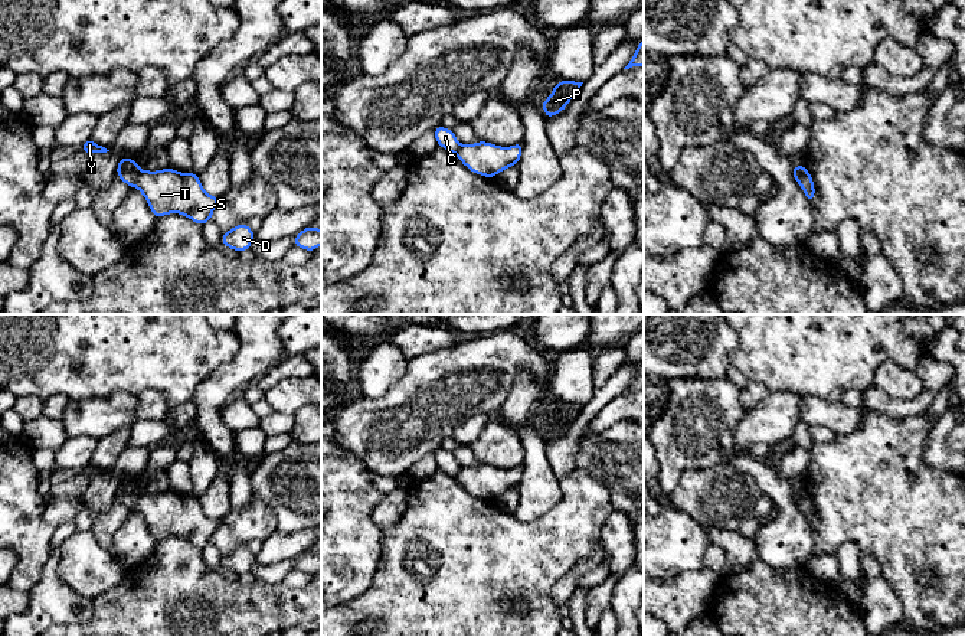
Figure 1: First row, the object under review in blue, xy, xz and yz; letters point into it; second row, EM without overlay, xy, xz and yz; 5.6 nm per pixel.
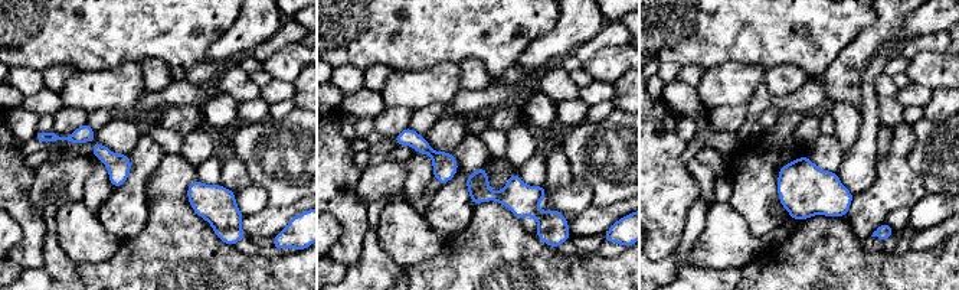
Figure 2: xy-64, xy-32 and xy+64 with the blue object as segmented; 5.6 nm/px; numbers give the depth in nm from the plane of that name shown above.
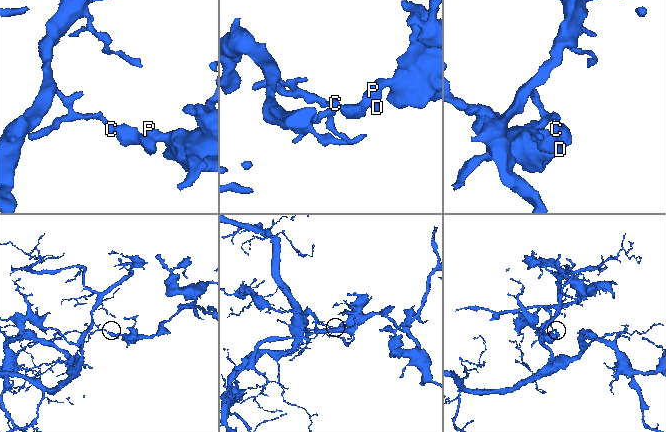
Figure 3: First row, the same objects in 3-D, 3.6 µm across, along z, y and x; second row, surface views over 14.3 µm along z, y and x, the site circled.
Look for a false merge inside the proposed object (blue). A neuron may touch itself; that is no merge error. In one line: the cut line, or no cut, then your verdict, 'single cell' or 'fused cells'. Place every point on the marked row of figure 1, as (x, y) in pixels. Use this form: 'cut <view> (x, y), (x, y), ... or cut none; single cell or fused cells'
cut xy (140, 169), (133, 186); fused cells

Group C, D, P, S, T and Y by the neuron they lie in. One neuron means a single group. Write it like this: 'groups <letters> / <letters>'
groups C Y / D P S T

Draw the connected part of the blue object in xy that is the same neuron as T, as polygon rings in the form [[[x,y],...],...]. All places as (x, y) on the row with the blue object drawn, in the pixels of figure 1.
[[[171,167],[150,172],[140,170],[134,184],[145,197],[156,219],[179,213],[203,226],[212,220],[220,197],[205,192],[194,172],[180,173]]]

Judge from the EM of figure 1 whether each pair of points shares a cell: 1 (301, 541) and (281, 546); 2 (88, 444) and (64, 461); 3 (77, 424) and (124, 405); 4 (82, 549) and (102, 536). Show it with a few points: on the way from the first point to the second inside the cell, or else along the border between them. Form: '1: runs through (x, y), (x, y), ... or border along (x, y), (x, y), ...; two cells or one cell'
1: runs through (297, 542), (285, 545); one cell
2: runs through (82, 447), (69, 456); one cell
3: runs through (88, 417), (101, 417), (113, 412); one cell
4: border along (90, 531), (113, 554); two cells

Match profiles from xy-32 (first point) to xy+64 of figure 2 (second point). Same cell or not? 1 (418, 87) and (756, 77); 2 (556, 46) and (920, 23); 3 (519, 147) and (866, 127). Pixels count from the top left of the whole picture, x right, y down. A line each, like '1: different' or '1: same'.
1: same
2: different
3: different

